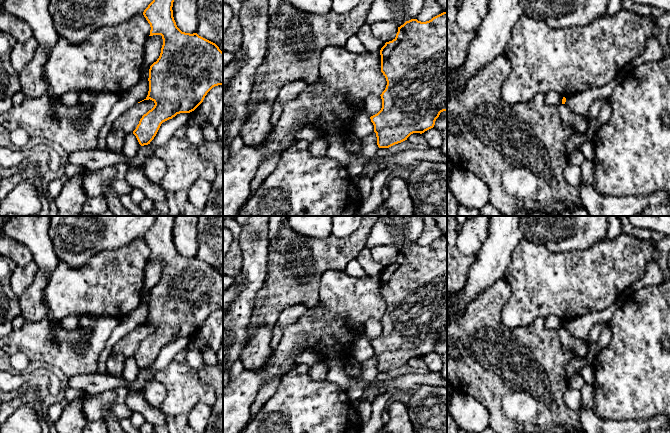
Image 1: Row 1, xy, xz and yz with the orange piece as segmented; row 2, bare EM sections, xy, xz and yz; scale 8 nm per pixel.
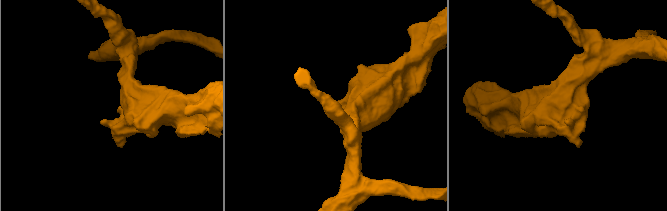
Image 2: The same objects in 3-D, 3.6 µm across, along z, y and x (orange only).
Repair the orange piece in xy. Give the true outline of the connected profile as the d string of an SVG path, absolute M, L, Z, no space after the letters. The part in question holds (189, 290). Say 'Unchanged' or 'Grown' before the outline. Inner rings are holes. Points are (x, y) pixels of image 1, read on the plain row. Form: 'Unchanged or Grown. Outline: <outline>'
Unchanged. Outline: M155 216L153 225L143 236L151 251L149 260L161 259L163 269L159 282L150 290L148 302L149 315L144 323L152 324L155 329L142 340L139 348L133 355L141 370L150 368L163 346L172 343L177 338L194 335L213 311L223 309L223 276L215 267L199 260L197 257L185 257L177 251L172 234L174 221L175 216Z

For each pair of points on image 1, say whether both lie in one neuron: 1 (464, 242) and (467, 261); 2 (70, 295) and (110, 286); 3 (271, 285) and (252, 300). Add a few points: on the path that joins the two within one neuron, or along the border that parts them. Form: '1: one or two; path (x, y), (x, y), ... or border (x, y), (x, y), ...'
1: two; border (457, 246), (463, 254), (475, 256)
2: one; path (80, 291), (100, 288)
3: two; border (268, 266), (262, 289)

